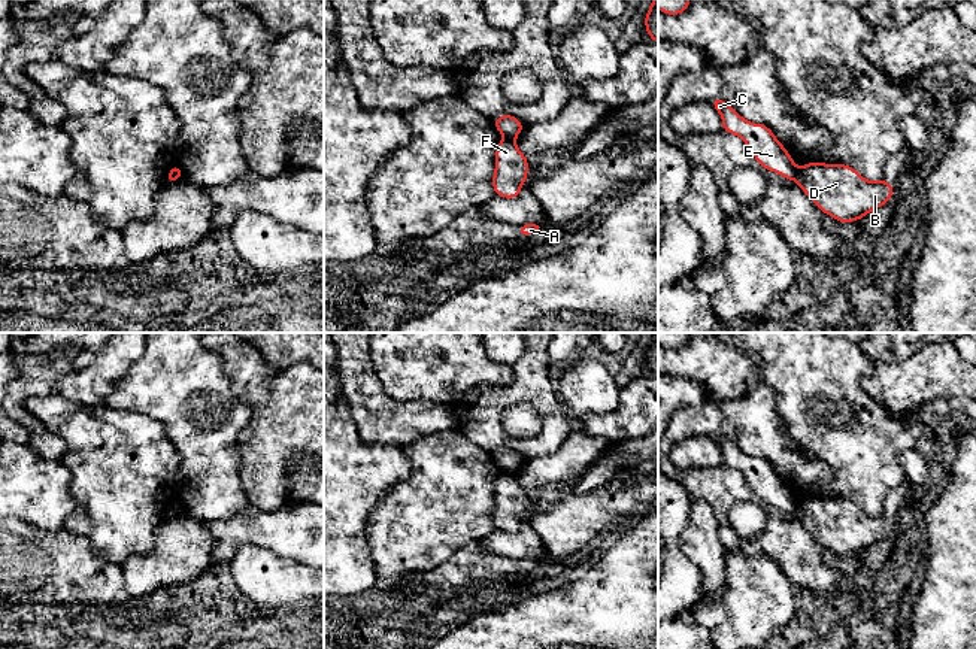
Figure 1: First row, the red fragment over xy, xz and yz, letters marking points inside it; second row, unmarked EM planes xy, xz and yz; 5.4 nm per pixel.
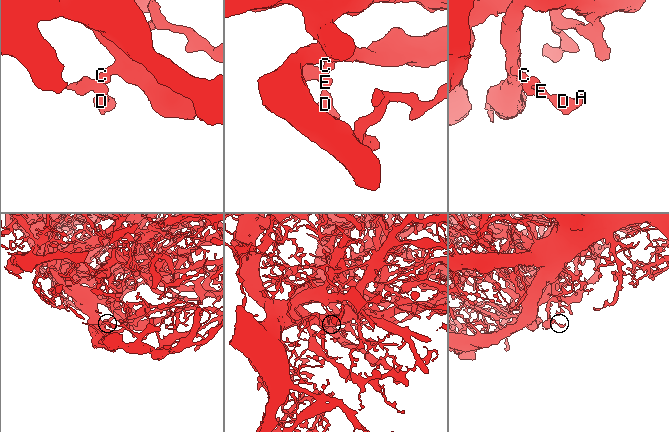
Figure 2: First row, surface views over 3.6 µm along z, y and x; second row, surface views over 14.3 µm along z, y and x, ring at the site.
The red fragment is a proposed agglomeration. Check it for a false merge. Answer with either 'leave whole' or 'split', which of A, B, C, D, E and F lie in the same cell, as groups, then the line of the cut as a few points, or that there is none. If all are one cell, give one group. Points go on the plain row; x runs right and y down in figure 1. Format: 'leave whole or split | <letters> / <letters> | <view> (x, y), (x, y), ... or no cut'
split | A B D F / C E | xz (505, 470), (514, 473)

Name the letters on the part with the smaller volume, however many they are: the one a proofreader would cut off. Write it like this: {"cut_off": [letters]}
{"cut_off": ["A", "B", "D", "F"]}

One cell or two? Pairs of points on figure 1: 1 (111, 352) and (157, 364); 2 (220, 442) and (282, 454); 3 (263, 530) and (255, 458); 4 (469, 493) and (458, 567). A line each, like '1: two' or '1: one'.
1: two
2: two
3: two
4: two

